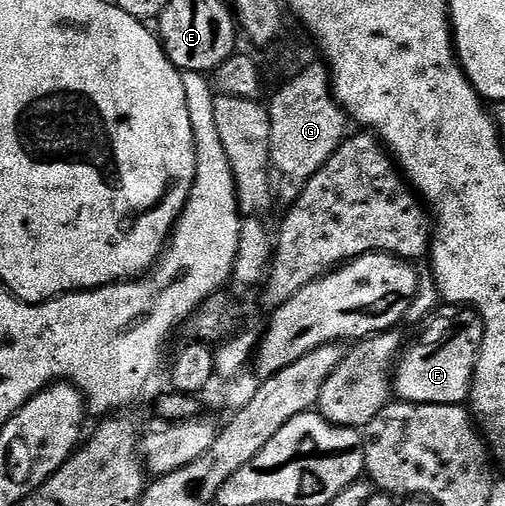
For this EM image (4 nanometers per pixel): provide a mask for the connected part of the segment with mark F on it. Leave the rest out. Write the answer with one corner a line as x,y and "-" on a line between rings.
473,308
455,310
458,310
455,314
439,313
431,317
421,331
422,342
411,350
410,347
403,349
392,375
393,393
401,401
460,406
469,399
478,354
482,351
484,324

